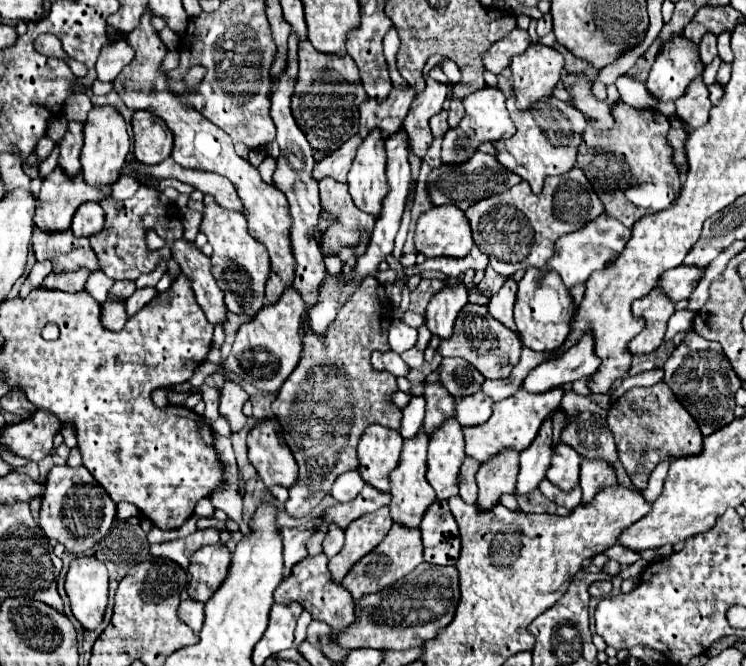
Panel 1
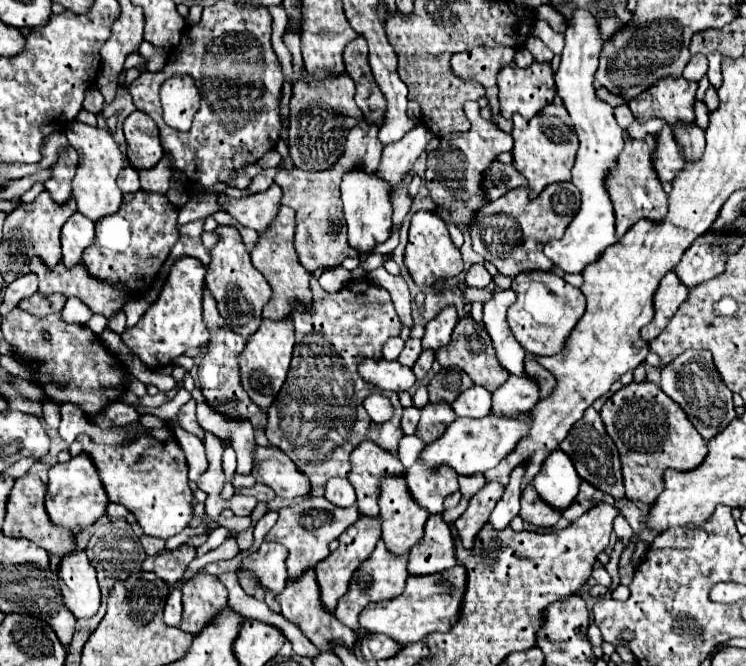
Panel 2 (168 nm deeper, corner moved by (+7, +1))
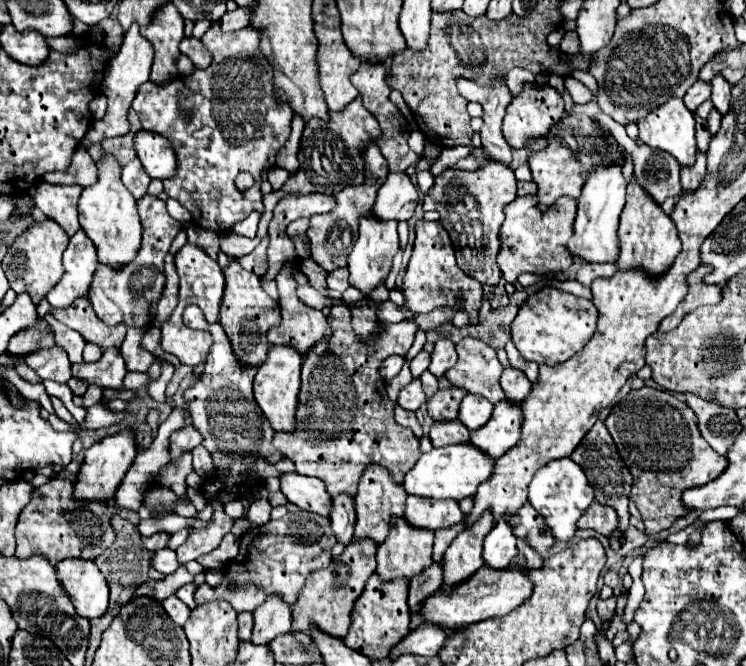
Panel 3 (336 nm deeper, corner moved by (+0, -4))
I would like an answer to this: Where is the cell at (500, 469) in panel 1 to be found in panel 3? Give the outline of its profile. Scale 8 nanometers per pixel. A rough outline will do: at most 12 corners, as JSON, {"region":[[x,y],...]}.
{"region":[[485,511],[443,557],[443,591],[483,567],[483,539],[495,517]]}

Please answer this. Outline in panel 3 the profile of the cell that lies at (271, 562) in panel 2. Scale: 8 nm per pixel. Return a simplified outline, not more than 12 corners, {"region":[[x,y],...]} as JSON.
{"region":[[269,595],[253,611],[253,643],[291,631],[291,605]]}

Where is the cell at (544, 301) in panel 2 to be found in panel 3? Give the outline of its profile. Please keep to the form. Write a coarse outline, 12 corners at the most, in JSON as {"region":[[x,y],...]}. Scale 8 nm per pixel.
{"region":[[553,287],[519,307],[511,339],[559,365],[591,341],[597,309]]}

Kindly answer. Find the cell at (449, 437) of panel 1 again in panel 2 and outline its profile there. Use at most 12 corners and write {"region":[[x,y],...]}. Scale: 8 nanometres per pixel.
{"region":[[420,462],[406,472],[412,500],[430,514],[458,490],[452,470],[428,474]]}

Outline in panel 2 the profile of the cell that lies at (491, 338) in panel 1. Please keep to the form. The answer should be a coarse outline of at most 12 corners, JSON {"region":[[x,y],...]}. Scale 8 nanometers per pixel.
{"region":[[462,318],[436,352],[442,368],[464,370],[488,392],[510,374],[496,364],[488,332]]}

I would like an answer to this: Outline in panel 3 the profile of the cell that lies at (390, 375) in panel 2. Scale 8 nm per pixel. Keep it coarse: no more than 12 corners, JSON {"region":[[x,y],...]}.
{"region":[[419,379],[399,391],[399,403],[407,411],[419,409],[427,397]]}

